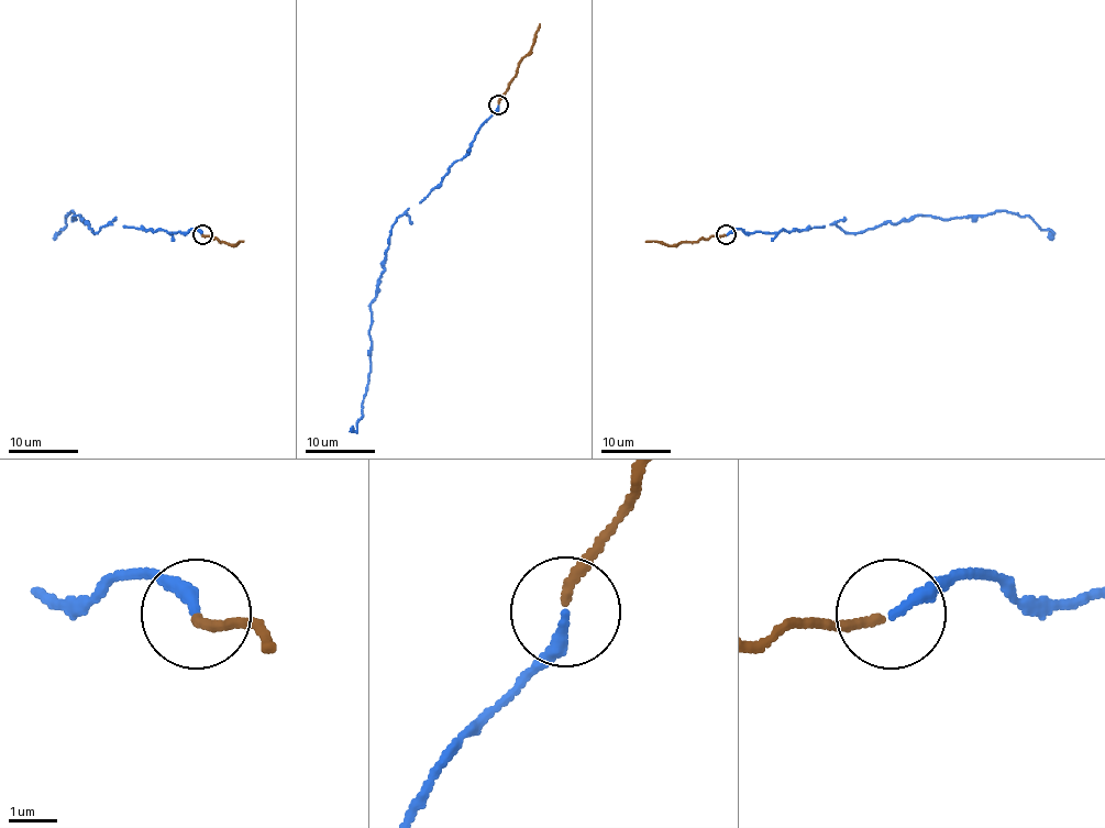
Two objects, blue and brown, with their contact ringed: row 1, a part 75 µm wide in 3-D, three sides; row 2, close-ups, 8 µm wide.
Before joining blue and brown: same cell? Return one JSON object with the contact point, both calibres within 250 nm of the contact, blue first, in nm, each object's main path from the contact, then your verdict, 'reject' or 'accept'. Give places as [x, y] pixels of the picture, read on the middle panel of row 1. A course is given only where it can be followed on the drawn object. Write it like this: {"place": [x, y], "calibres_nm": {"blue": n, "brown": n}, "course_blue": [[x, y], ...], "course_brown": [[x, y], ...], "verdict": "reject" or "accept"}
{"place": [498, 105], "calibres_nm": {"blue": 240, "brown": 180}, "course_blue": [[498, 105], [468, 152], [391, 227], [371, 305], [368, 383], [362, 417], [356, 429], [350, 429]], "course_brown": [[498, 105], [518, 62], [532, 47], [539, 23]], "verdict": "accept"}

